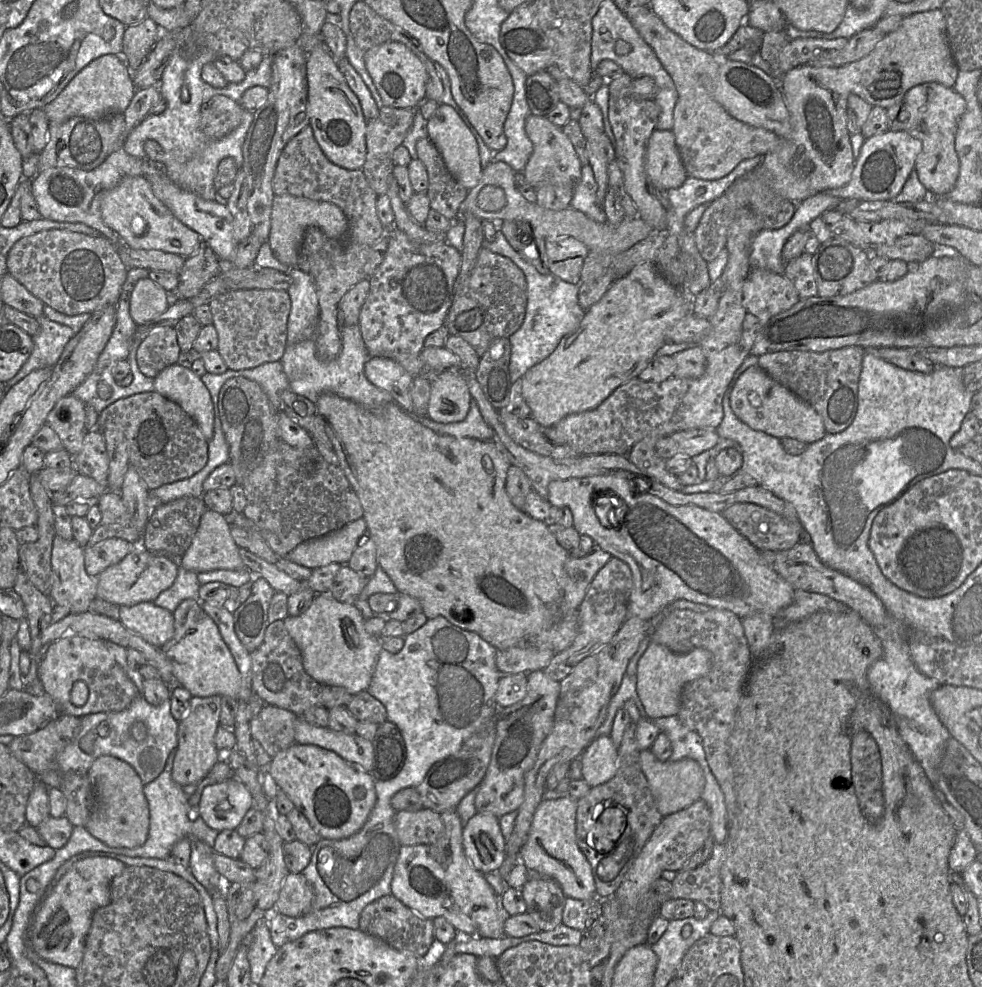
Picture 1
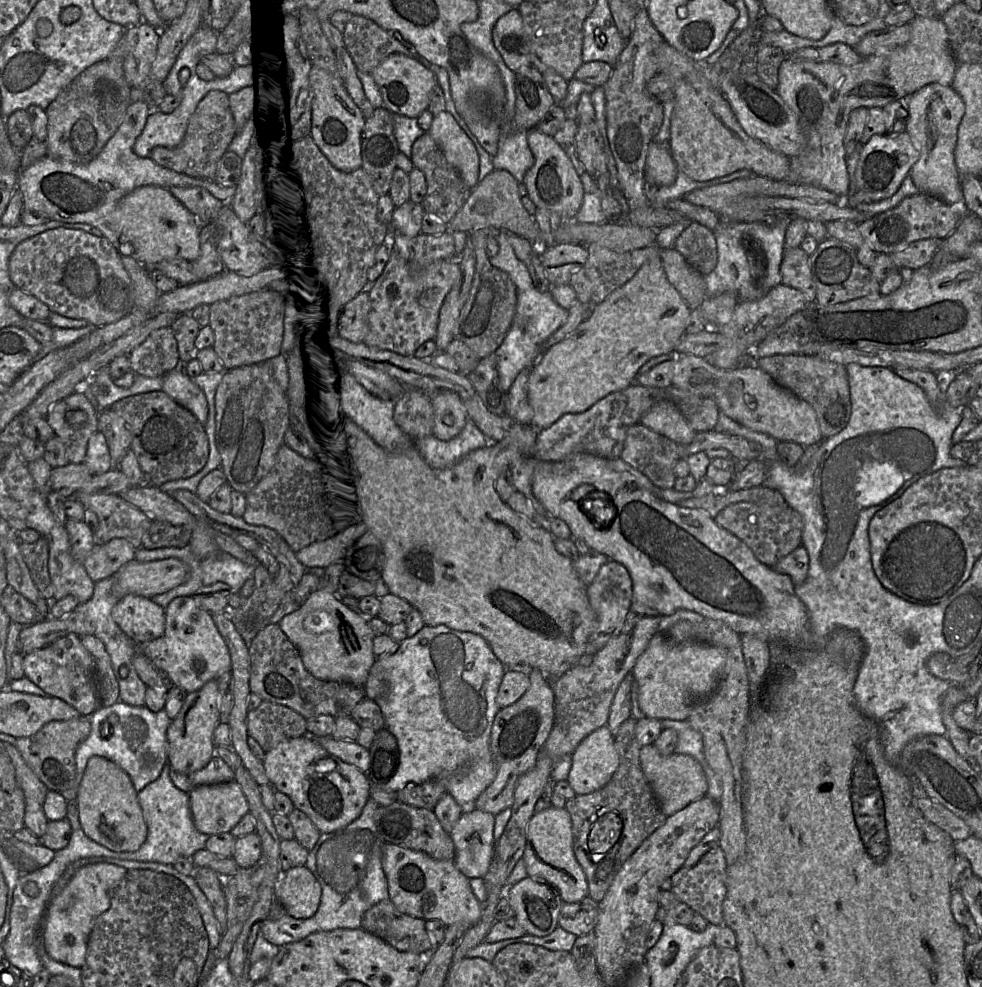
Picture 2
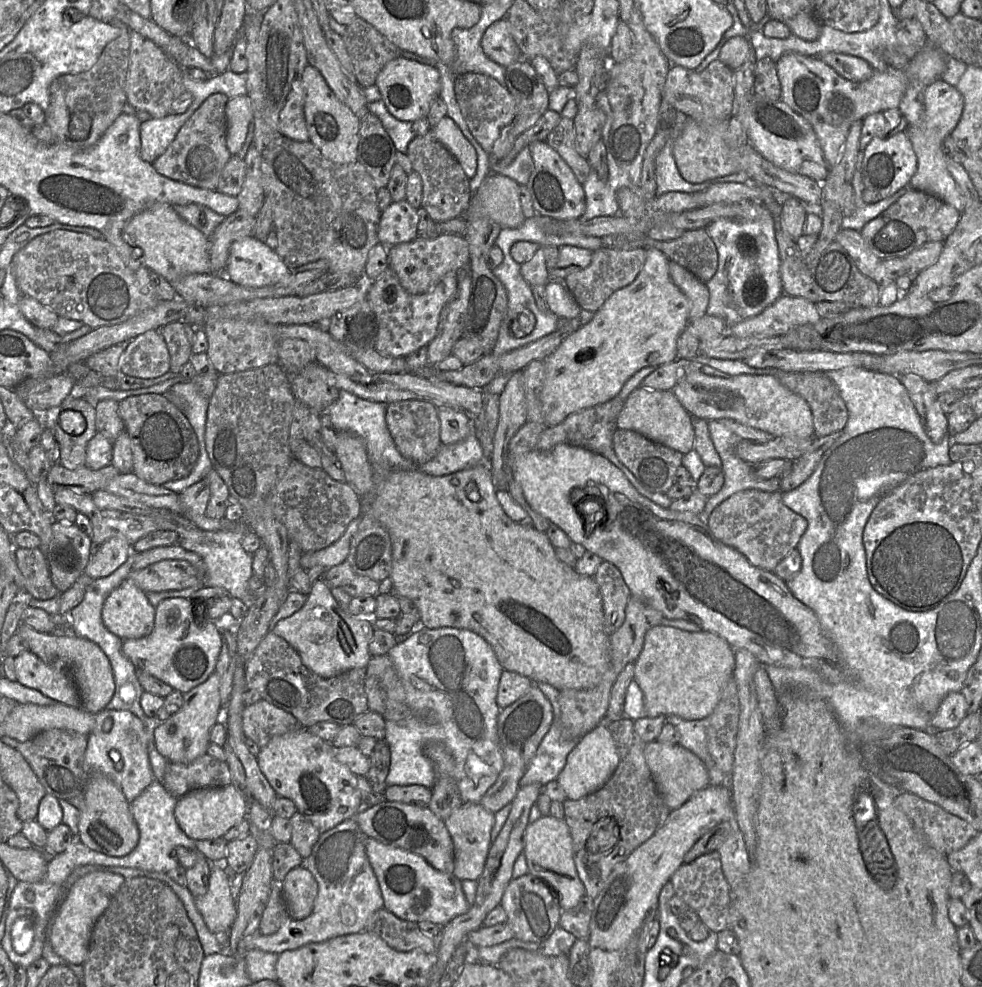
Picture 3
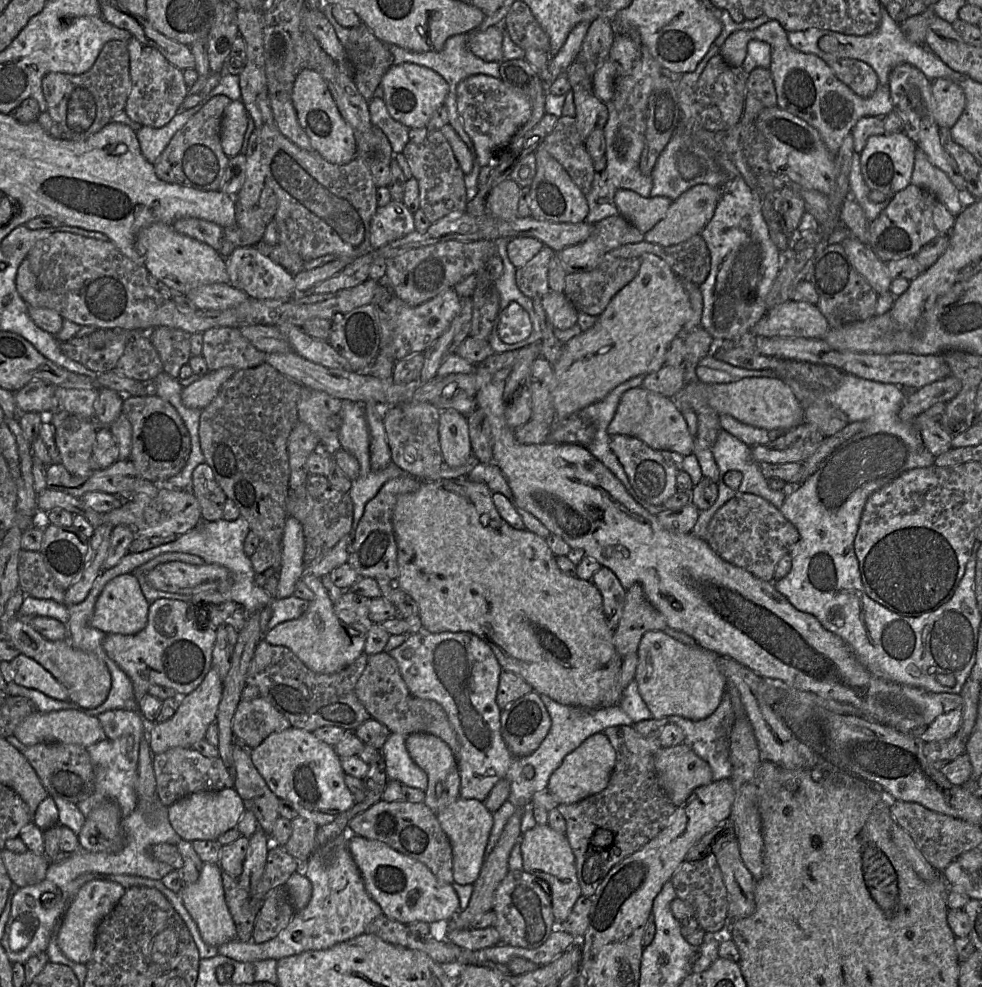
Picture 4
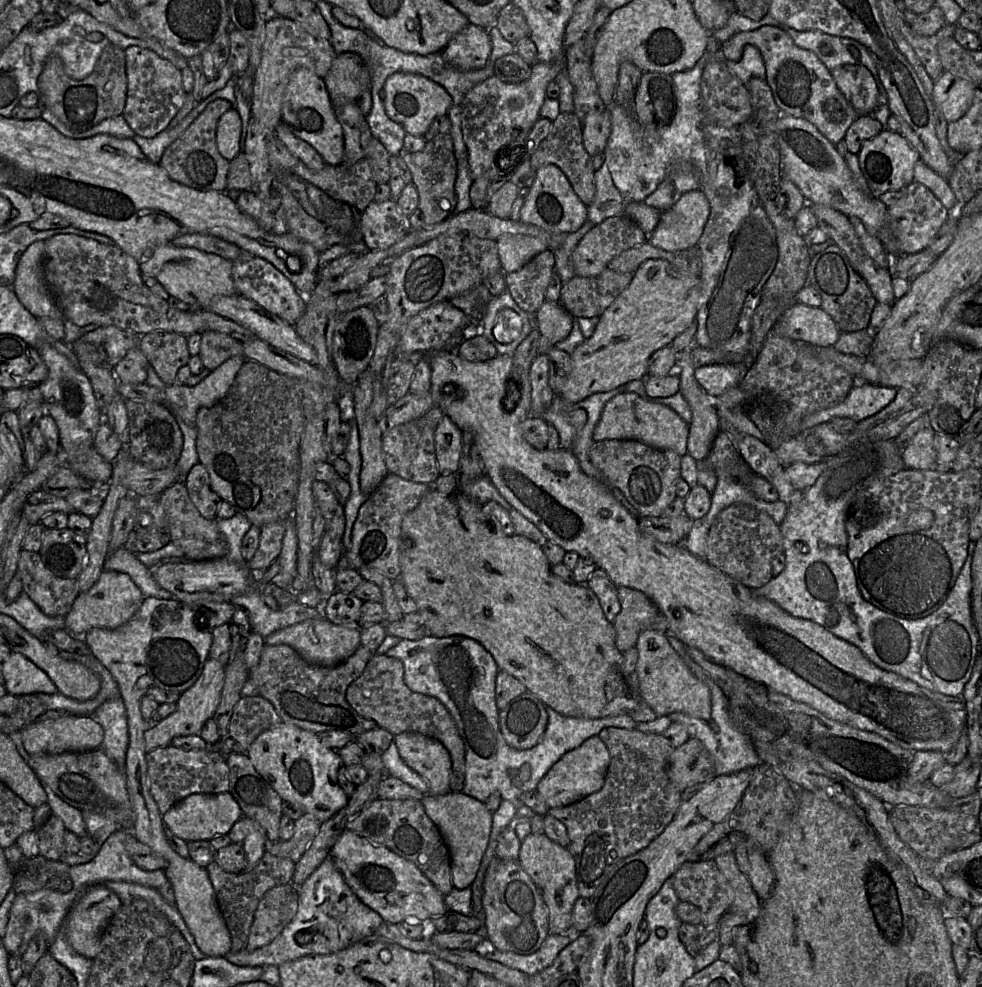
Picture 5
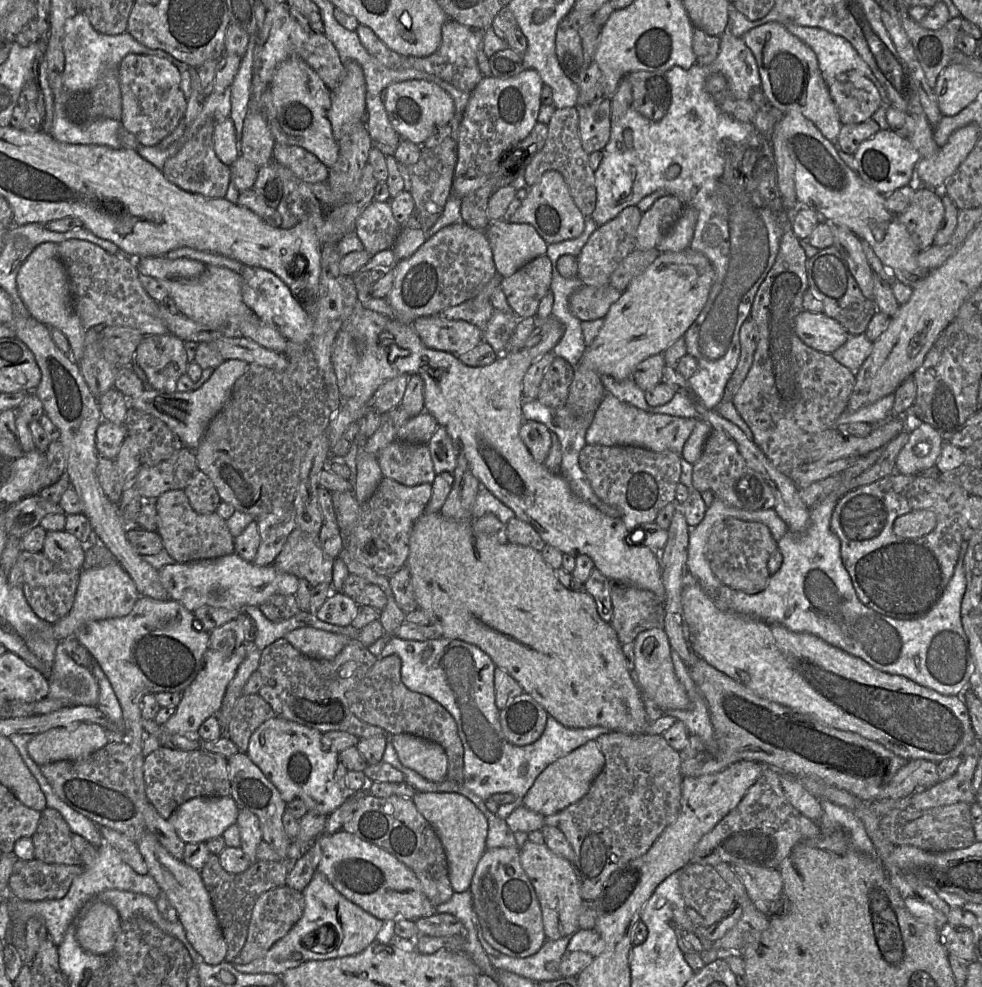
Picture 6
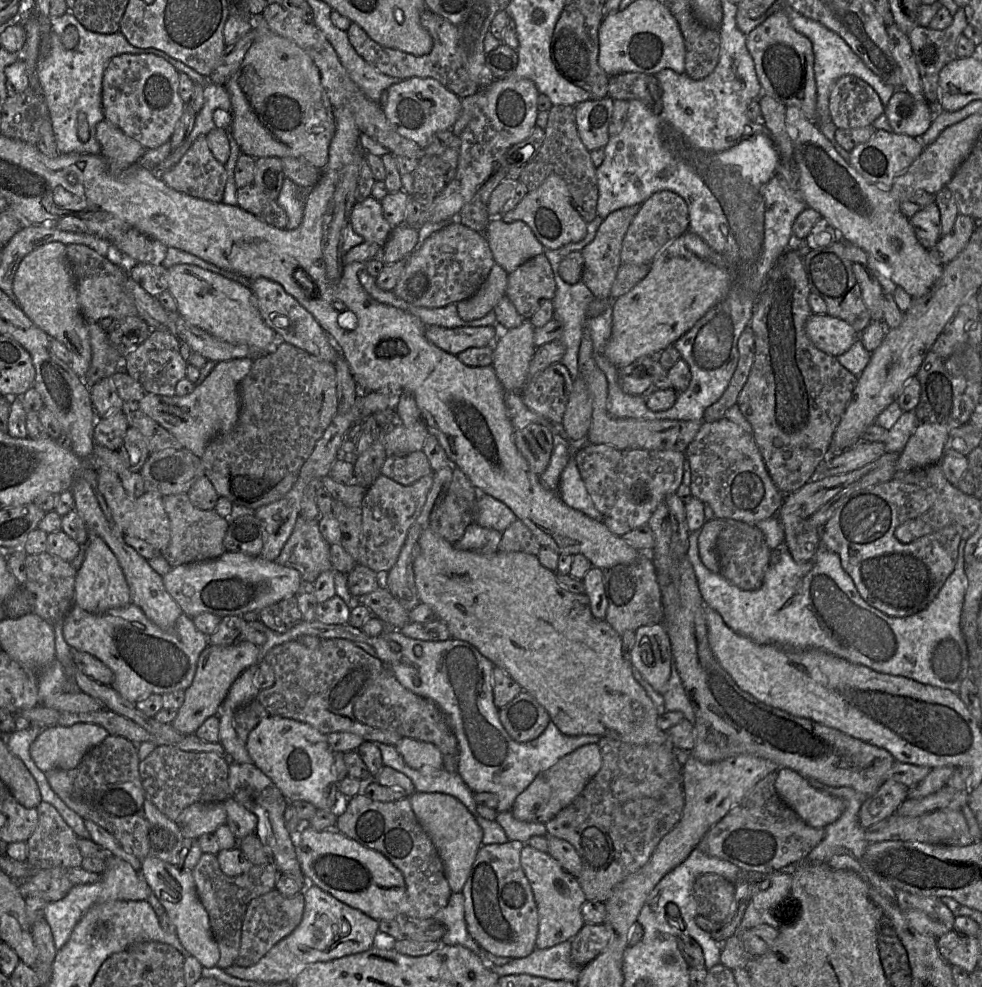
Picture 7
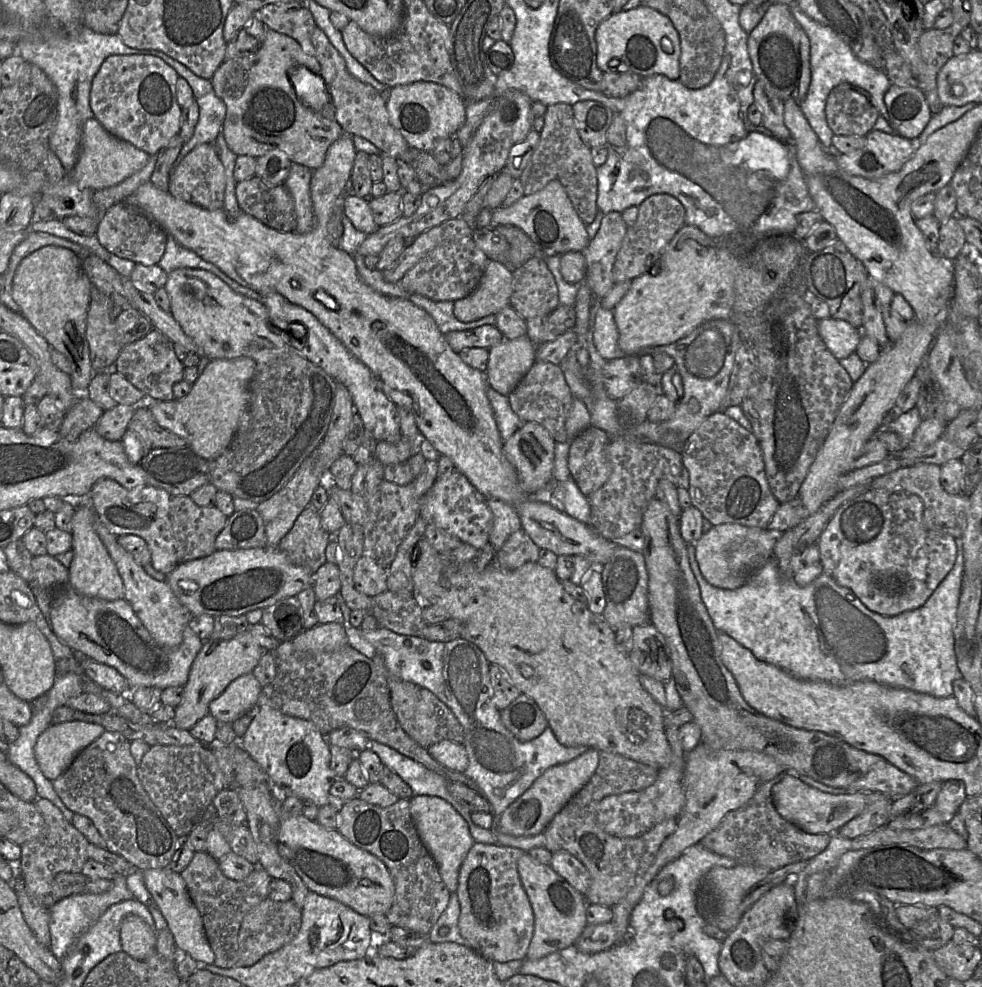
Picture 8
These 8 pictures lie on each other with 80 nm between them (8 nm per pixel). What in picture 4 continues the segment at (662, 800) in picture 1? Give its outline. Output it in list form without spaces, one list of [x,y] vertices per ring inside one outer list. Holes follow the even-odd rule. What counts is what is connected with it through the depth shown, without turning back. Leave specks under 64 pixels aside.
[[[683,743],[661,747],[654,765],[660,787],[676,807],[696,788],[714,781],[709,764]]]

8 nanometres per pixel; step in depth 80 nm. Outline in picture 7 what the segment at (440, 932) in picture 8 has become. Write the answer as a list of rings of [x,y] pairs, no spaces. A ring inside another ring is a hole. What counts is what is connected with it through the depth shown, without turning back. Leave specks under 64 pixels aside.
[[[452,892],[448,904],[433,917],[446,928],[440,942],[444,945],[462,945],[482,959],[482,947],[468,932],[464,914],[464,896]]]

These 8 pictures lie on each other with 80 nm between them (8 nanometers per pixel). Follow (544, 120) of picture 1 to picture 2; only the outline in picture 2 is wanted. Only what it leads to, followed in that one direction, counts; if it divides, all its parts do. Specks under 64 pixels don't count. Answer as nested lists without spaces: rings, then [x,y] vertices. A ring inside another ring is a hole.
[[[532,128],[527,131],[527,138],[534,156],[534,164],[524,177],[530,199],[537,208],[554,211],[562,217],[576,218],[582,205],[584,190],[572,161],[553,136]]]

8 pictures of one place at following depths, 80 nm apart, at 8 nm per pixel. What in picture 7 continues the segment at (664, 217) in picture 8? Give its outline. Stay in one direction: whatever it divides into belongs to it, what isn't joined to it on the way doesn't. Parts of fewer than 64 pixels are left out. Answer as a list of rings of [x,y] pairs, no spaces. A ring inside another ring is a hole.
[[[672,191],[657,192],[641,205],[634,216],[622,243],[621,263],[652,263],[654,256],[664,246],[688,230],[689,212],[685,200]]]

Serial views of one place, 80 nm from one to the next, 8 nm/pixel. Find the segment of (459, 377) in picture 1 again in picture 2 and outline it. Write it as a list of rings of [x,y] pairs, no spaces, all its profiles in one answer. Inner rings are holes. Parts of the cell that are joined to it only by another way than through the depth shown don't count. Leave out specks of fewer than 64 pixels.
[[[440,390],[432,395],[434,413],[433,436],[449,441],[465,427],[467,410],[462,398],[454,391]]]

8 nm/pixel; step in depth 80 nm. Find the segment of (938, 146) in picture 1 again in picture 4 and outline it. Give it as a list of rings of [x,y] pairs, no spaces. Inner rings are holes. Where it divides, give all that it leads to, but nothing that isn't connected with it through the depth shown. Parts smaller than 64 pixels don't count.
[[[938,78],[931,85],[932,111],[939,127],[951,128],[966,107],[961,85],[948,78]],[[916,149],[911,183],[931,191],[955,216],[964,209],[964,201],[947,174],[934,166],[927,155]]]

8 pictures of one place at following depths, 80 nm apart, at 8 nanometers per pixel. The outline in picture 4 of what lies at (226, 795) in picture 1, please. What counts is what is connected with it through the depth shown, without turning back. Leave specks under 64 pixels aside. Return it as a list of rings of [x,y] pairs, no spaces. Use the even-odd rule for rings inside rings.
[[[234,788],[215,792],[196,792],[168,807],[168,818],[175,832],[189,842],[195,840],[216,840],[220,835],[237,826],[245,807]]]

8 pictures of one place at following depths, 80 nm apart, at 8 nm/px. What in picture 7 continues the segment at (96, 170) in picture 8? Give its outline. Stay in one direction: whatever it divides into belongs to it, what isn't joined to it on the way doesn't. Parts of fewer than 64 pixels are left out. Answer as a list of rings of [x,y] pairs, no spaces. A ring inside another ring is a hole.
[[[106,120],[96,125],[95,136],[100,145],[100,154],[106,160],[111,173],[119,173],[136,164],[146,150]]]

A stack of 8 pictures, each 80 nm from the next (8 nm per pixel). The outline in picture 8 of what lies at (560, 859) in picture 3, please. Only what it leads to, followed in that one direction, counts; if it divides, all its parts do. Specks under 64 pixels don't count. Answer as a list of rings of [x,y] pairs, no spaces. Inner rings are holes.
[[[523,853],[518,860],[517,869],[534,914],[534,933],[526,958],[536,960],[574,945],[588,924],[585,896],[559,876],[551,865],[536,862],[529,853]]]

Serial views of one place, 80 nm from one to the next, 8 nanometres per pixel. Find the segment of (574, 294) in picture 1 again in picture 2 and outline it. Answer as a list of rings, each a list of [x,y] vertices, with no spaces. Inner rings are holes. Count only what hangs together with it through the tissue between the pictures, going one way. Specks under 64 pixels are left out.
[[[505,229],[494,233],[499,244],[499,251],[490,258],[494,267],[508,273],[517,291],[516,313],[512,325],[503,342],[494,352],[500,387],[505,392],[509,391],[515,378],[522,370],[532,368],[537,363],[543,354],[545,341],[566,322],[569,316],[569,310],[557,304],[549,291],[541,293],[534,287],[527,266],[517,258],[509,242],[511,234],[515,233]]]

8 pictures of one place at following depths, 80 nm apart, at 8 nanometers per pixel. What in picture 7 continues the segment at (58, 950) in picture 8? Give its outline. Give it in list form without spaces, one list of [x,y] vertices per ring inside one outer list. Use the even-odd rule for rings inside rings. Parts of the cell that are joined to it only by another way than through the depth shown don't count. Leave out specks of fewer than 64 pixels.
[[[112,854],[106,858],[105,869],[100,877],[101,880],[96,883],[72,887],[64,898],[49,902],[45,907],[44,919],[50,927],[56,950],[67,943],[75,925],[93,905],[116,900],[142,901],[153,894],[141,873],[136,872],[127,862]]]

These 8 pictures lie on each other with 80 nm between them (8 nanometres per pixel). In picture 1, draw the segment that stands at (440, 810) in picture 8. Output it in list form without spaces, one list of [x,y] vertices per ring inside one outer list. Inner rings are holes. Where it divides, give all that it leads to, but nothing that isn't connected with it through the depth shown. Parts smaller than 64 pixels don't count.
[[[476,813],[463,826],[462,837],[465,855],[477,871],[488,874],[503,865],[506,840],[495,815]]]

